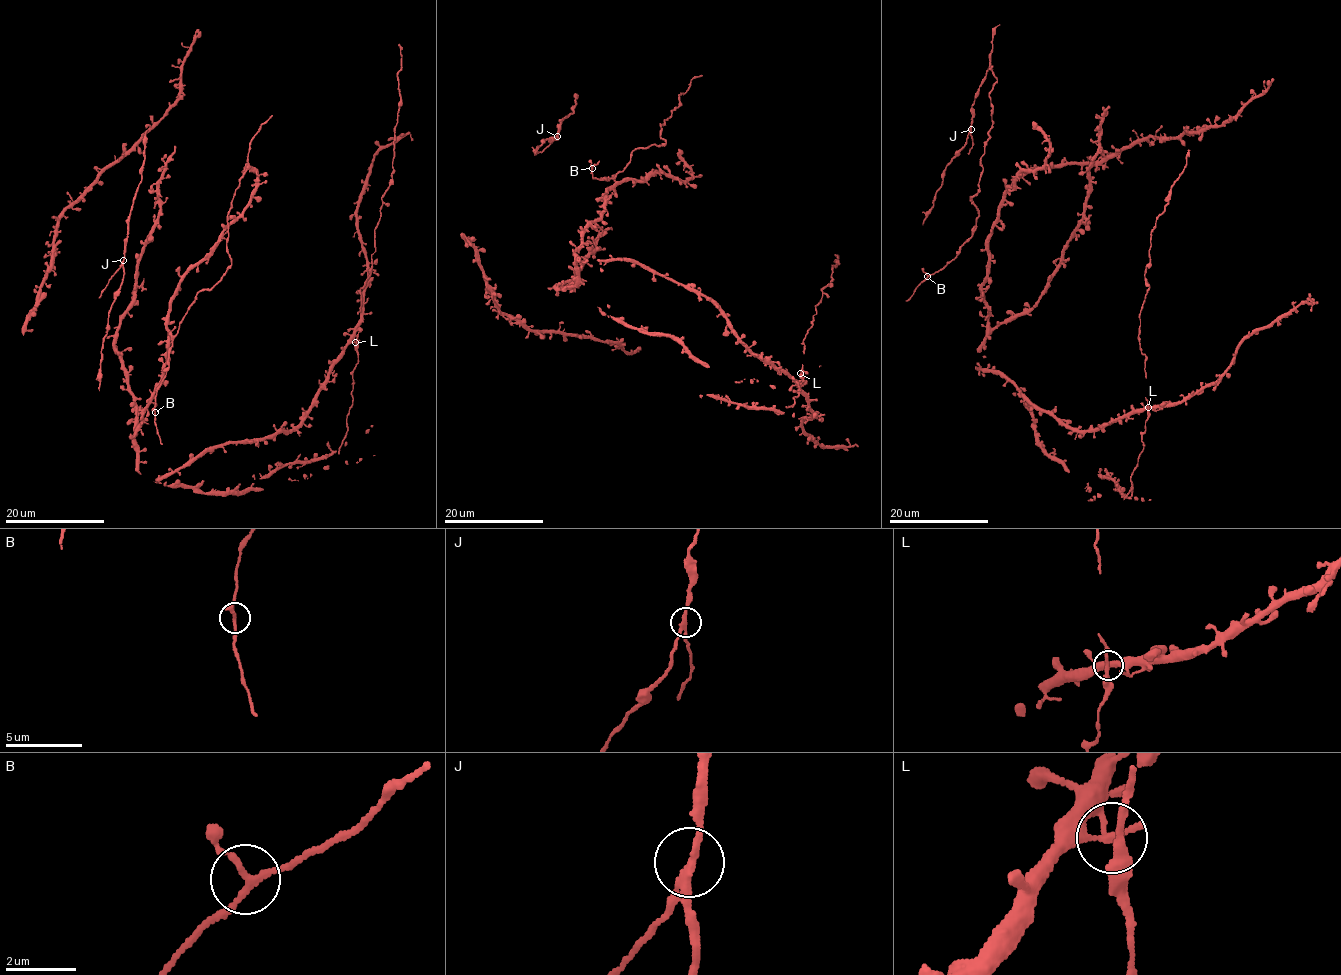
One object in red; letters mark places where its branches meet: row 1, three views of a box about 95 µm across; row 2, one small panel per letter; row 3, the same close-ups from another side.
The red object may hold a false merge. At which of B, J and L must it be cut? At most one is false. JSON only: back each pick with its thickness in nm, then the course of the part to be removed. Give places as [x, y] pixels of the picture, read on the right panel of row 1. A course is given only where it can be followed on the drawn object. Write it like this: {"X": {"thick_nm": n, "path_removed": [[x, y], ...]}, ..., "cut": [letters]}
{"J": {"thick_nm": 190, "path_removed": [[970, 129], [972, 148], [968, 154]]}, "cut": ["J"]}

